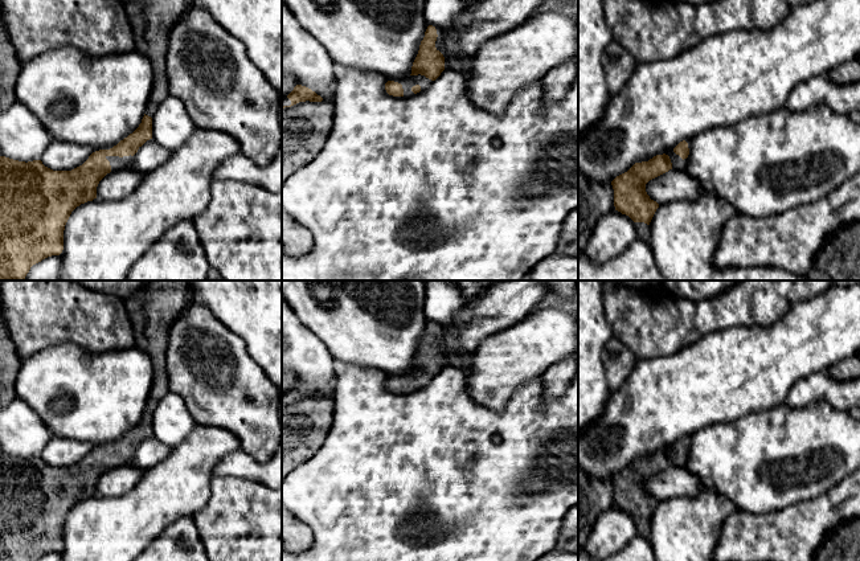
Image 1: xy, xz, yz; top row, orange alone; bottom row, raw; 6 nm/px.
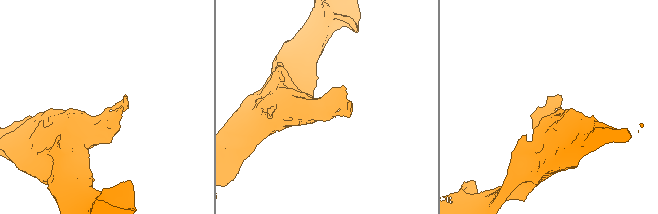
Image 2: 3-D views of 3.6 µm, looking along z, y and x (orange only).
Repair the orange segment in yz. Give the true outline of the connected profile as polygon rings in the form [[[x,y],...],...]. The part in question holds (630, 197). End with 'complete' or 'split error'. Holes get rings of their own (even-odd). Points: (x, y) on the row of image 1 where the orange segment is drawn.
[[[683,140],[668,155],[656,155],[648,161],[635,163],[627,172],[617,176],[611,181],[615,210],[634,222],[650,225],[659,204],[650,198],[646,184],[672,168],[684,171],[689,148],[691,140]]] | split error

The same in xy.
[[[130,0],[124,4],[131,24],[135,45],[150,61],[153,73],[153,85],[146,114],[139,127],[116,146],[93,152],[89,159],[71,171],[53,171],[41,160],[19,161],[0,156],[0,280],[24,280],[30,267],[42,259],[60,255],[64,250],[64,230],[71,212],[87,201],[97,198],[99,181],[110,172],[128,168],[134,155],[150,139],[152,139],[152,116],[160,103],[169,95],[165,73],[165,56],[168,37],[176,22],[189,8],[191,0]]] | split error

